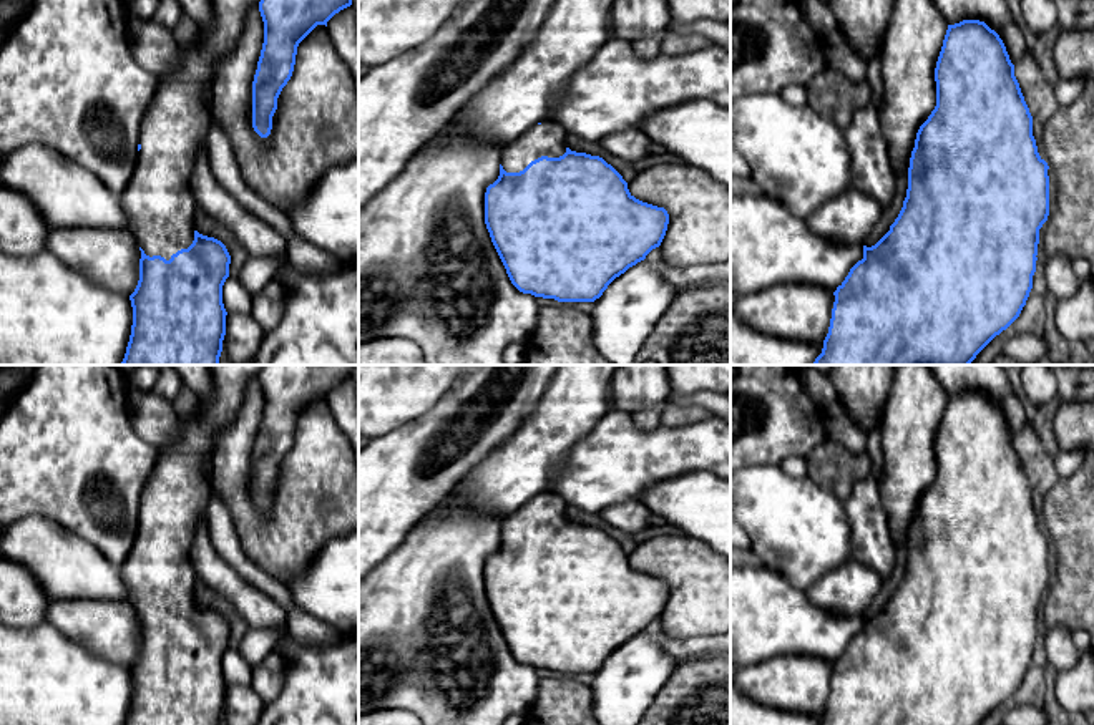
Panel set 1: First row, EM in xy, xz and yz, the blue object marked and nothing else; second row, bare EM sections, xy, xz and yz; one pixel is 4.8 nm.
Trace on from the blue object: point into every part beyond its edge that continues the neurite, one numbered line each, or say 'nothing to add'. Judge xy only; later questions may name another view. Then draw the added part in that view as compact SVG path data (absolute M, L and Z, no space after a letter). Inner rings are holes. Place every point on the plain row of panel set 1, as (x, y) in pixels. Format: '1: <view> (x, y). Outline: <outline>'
1: xy (158, 571). Outline: M211 365L212 400L198 403L194 420L179 421L178 438L158 448L158 461L151 471L139 501L141 521L136 526L134 544L120 566L120 574L129 589L129 602L146 627L171 630L194 612L194 586L198 576L191 562L191 546L196 528L206 519L212 484L206 478L204 461L212 456L214 433L234 420L247 383L259 377L262 365Z

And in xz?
1: xz (548, 510). Outline: M543 493L506 516L500 534L506 544L520 544L541 528L559 529L568 519L566 508L568 504L559 496Z

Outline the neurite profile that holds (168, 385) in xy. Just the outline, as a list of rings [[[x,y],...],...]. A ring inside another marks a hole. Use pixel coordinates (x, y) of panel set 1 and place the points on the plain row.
[[[161,365],[158,368],[159,368],[159,378],[153,390],[159,397],[173,403],[183,387],[183,380],[171,365]]]

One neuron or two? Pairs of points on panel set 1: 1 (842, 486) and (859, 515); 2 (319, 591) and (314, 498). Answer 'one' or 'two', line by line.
1: two
2: two

